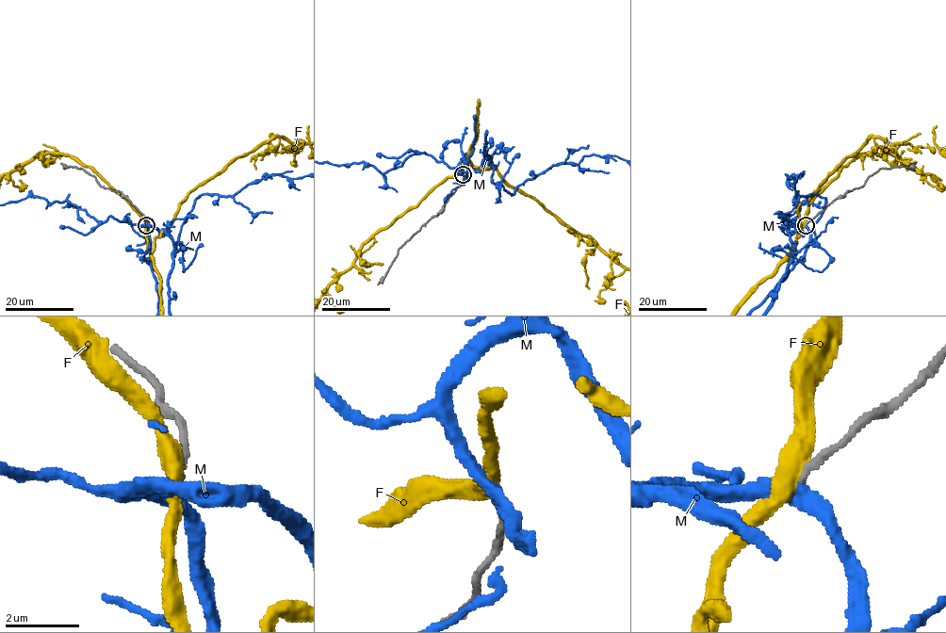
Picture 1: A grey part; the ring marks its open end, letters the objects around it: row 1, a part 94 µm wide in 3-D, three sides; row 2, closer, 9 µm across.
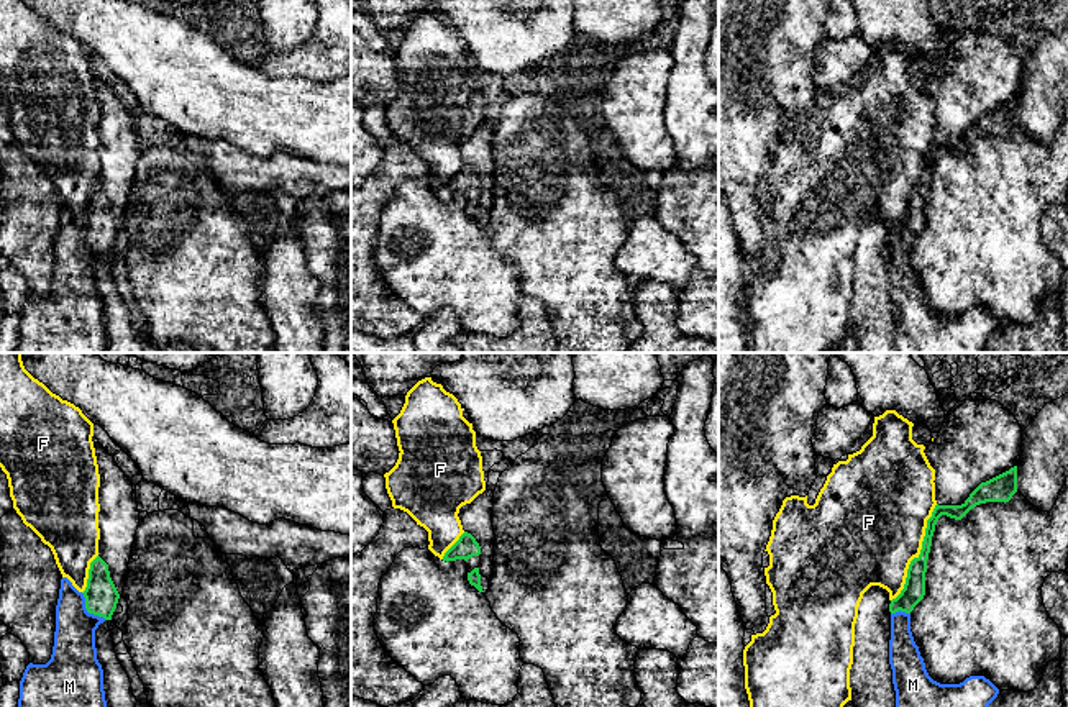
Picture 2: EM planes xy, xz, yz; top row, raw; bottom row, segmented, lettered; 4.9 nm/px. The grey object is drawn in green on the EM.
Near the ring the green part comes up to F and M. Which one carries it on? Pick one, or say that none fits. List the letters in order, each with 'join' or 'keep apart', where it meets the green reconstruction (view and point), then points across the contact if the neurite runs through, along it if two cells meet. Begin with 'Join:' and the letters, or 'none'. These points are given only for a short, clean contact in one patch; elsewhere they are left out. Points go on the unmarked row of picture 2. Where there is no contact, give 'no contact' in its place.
Join: M
F: keep apart | yz (921, 186) | along yz (937, 136), (904, 220), (891, 233)
M: join | xy (87, 243) | across xy (100, 227), (87, 243), (76, 255), (74, 292)

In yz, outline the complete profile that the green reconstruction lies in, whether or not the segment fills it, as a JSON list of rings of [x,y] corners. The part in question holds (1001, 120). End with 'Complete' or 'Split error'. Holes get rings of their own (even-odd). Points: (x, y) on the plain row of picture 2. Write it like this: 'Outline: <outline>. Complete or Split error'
Outline: [[[1017,98],[981,115],[961,138],[935,138],[927,153],[922,182],[907,202],[901,226],[891,233],[889,297],[896,323],[896,353],[988,353],[988,340],[999,322],[984,308],[960,317],[940,317],[927,302],[911,264],[911,244],[925,228],[927,192],[942,148],[961,153],[986,135],[1009,135],[1017,125]]]. Split error

